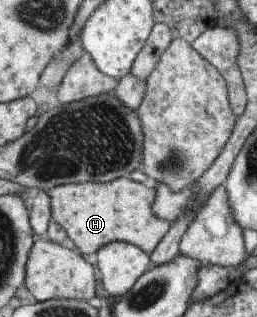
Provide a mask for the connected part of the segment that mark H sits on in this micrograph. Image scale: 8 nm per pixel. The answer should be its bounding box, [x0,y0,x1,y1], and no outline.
[47,177,169,257]

